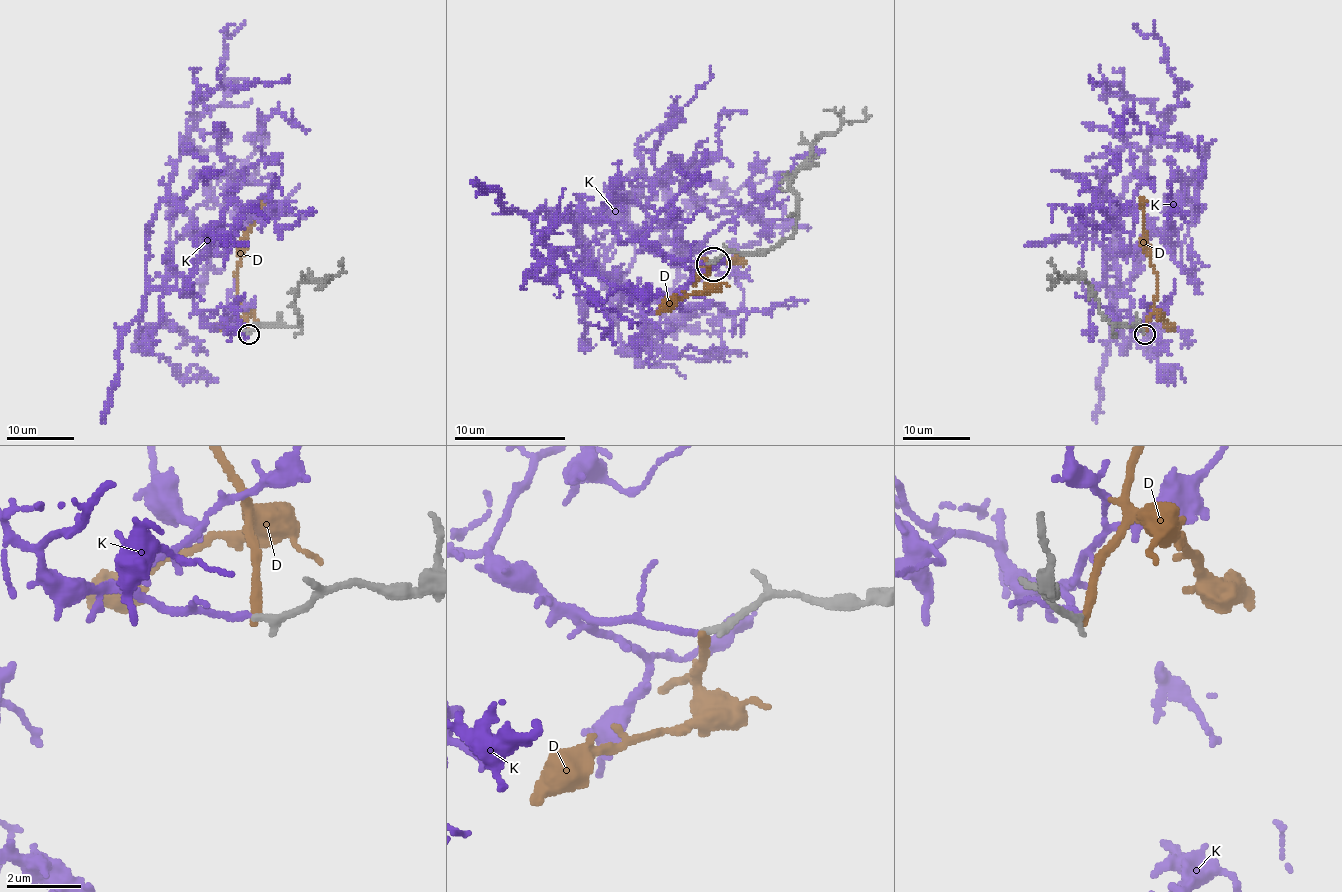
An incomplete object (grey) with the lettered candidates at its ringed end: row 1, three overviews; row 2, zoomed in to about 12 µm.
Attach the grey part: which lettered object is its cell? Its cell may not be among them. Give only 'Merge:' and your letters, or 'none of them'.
Merge: none of them

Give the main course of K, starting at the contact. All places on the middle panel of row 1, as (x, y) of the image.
K: (707, 263), (623, 241), (601, 219), (545, 216), (573, 219), (604, 283), (626, 294), (634, 241), (776, 171)

